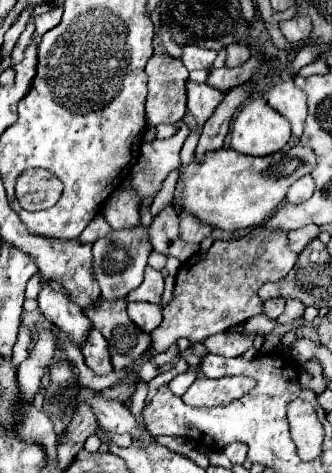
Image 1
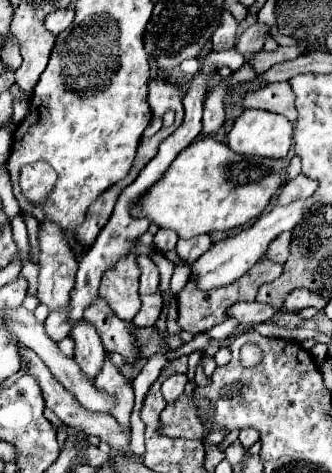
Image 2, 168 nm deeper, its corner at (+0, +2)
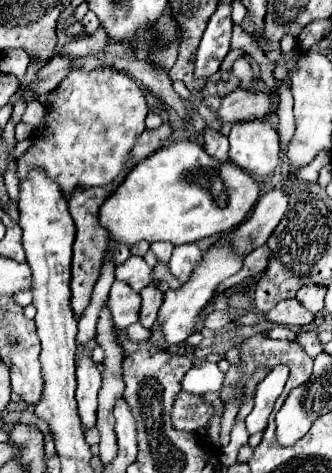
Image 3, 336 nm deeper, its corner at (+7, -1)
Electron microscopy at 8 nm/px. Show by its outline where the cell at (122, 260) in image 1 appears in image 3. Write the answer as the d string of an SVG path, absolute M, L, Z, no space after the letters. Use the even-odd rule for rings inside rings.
M114 280L108 294L108 308L112 312L114 324L118 328L128 328L138 320L140 312L140 294L136 294L126 282Z

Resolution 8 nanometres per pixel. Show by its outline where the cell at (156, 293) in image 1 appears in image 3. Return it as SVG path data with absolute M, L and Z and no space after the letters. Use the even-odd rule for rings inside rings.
M130 256L124 264L120 264L120 268L116 268L116 278L130 284L134 292L140 292L144 286L152 282L150 274L152 268L140 256Z

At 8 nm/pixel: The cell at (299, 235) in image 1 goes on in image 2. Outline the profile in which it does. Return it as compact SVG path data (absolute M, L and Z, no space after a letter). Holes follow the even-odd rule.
M291 231L281 233L281 235L269 245L265 257L267 257L267 259L273 259L273 261L277 261L277 263L285 263L287 257L289 257L289 241L291 241Z

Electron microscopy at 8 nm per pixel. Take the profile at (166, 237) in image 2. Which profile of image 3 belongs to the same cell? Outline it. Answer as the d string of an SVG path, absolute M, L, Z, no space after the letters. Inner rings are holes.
M154 242L154 244L150 246L150 250L156 254L156 258L158 258L160 262L168 262L168 260L170 260L170 254L172 254L172 250L174 250L174 244Z

